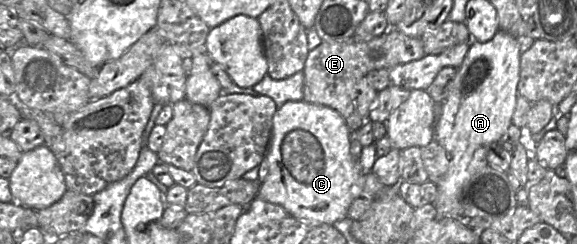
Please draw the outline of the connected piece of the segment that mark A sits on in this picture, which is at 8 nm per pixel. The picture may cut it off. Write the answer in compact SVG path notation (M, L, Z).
M501 29L488 42L471 41L447 97L441 104L438 104L439 116L435 125L435 141L444 148L448 157L447 171L437 184L438 195L435 207L439 218L467 220L463 219L462 193L477 172L487 165L486 156L490 146L498 142L512 125L512 116L518 99L520 55L517 39Z

